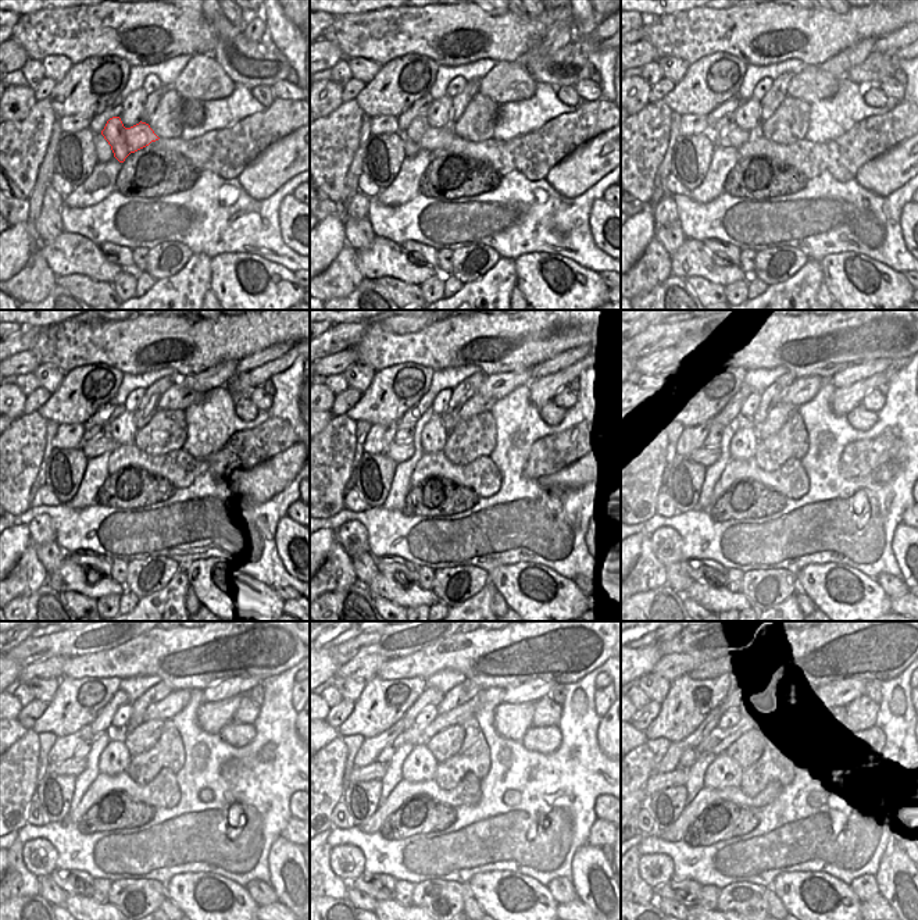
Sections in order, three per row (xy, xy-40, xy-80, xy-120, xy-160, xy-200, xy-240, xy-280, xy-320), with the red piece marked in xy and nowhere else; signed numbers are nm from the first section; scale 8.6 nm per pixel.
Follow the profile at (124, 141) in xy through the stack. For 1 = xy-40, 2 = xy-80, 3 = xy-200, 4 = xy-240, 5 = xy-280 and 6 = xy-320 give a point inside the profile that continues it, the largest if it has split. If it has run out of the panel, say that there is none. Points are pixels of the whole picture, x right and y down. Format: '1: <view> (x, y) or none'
1: xy-40 (429, 139)
2: xy-80 (731, 135)
3: xy-200 (706, 455)
4: xy-240 (74, 767)
5: xy-280 (375, 770)
6: xy-320 (657, 781)

